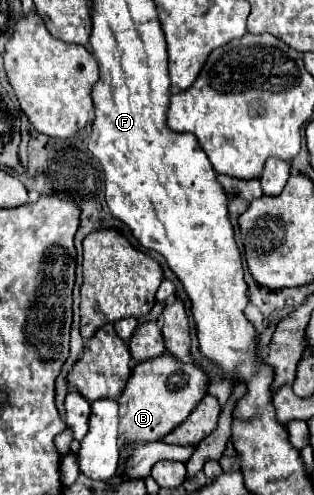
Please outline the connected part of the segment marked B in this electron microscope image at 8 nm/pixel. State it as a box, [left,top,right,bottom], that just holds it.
[119,354,207,448]

